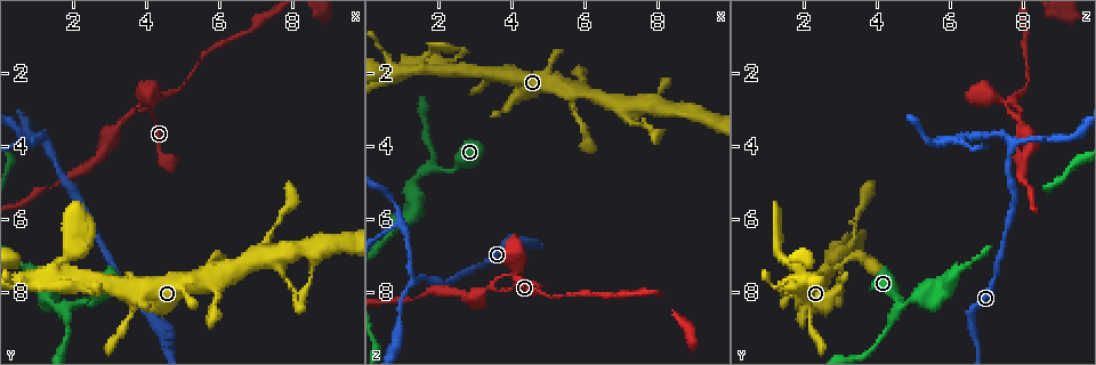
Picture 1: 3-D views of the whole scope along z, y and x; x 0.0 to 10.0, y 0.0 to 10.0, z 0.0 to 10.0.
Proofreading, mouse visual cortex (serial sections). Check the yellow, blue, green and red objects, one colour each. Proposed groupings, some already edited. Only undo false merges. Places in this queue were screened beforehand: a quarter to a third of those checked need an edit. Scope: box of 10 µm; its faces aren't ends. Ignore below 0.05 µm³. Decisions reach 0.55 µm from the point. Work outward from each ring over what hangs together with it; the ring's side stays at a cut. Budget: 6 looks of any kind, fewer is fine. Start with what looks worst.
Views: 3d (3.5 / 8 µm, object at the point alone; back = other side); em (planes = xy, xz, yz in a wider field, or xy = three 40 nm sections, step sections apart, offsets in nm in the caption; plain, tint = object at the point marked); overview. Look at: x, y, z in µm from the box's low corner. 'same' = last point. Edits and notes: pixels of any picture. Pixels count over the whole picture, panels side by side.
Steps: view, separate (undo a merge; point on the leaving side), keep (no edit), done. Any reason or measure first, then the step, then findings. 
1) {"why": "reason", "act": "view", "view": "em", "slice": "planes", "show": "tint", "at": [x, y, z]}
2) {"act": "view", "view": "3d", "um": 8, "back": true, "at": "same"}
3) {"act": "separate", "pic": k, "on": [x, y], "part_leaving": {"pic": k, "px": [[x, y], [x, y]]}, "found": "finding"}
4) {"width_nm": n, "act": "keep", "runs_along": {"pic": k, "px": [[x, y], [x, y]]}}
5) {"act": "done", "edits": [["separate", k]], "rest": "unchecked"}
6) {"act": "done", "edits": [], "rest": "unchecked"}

{"why": "three arms meet", "act": "view", "view": "3d", "um": 3.5, "at": [4.30, 2.65, 7.80]}

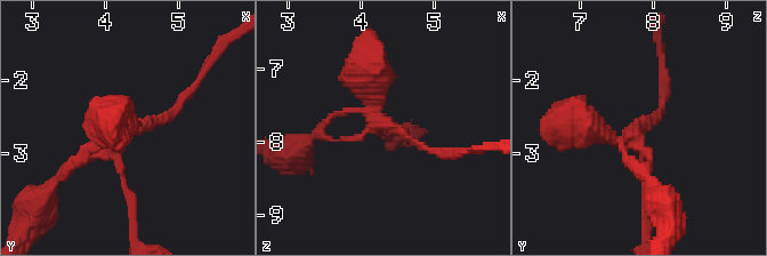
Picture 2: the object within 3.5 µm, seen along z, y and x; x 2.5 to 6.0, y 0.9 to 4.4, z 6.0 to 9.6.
{"act": "view", "view": "em", "slice": "planes", "show": "tint", "at": [4.35, 2.65, 7.75]}

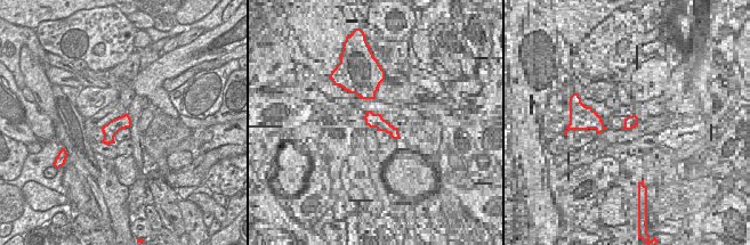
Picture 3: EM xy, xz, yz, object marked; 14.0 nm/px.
{"act": "view", "view": "em", "slice": "xy", "step": 1, "show": "tint", "at": "same"}

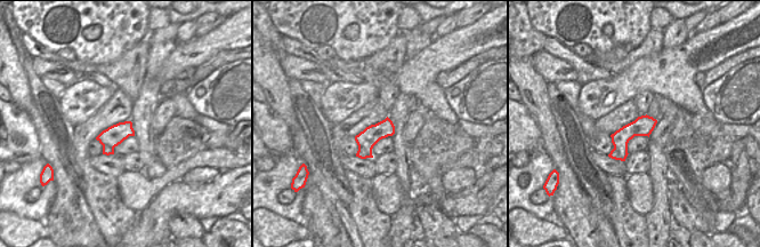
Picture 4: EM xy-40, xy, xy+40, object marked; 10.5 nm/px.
{"width_nm": 200, "act": "keep", "runs_along": {"pic": 4, "px": [[653, 121], [635, 128], [614, 156]]}, "found": "all the same cell"}

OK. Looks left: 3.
{"why": "arms part here", "act": "view", "view": "3d", "um": 3.5, "at": [0.95, 3.80, 6.10]}

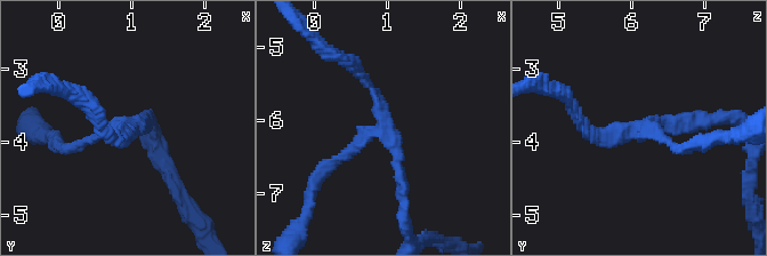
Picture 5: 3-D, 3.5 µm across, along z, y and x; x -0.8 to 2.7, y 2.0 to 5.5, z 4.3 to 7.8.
{"arms": 3, "arm_widths_nm": [150, 150, 200], "why": "shape alone is not enough", "act": "view", "view": "em", "slice": "xy", "step": 5, "show": "tint", "at": [0.95, 3.75, 6.15]}

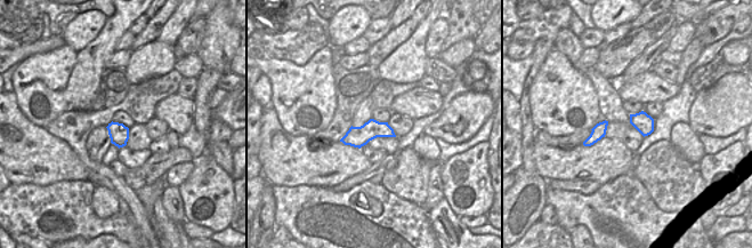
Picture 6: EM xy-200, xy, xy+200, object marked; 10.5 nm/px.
{"width_nm": 220, "act": "keep", "runs_along": {"pic": 5, "px": [[403, 204], [379, 98], [354, 69]]}, "found": "continuous, no second cell"}

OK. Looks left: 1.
{"act": "done", "edits": [], "rest": "unchecked"}

